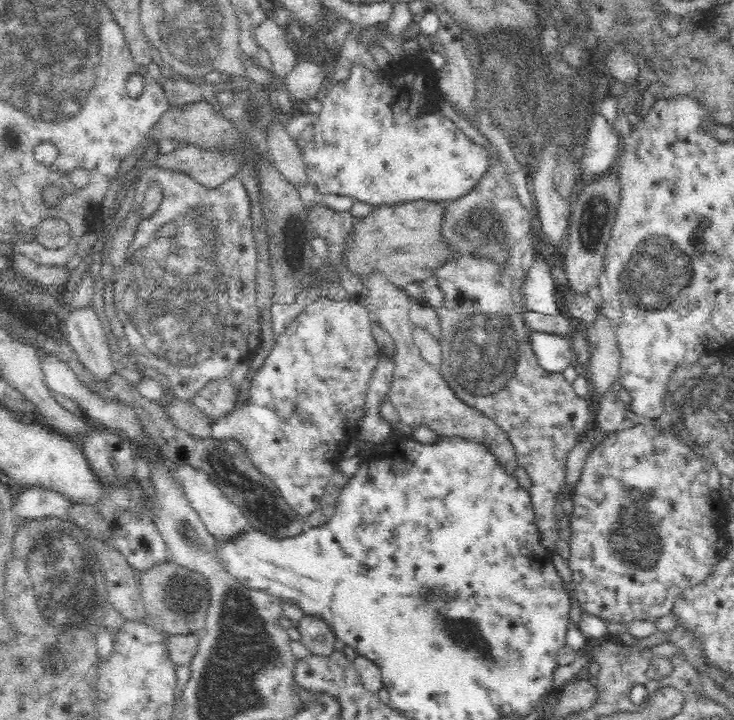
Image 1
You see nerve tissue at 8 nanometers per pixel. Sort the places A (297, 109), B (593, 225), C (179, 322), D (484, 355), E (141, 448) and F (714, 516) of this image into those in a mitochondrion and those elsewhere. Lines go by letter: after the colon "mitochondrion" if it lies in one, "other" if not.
A: other
B: mitochondrion
C: mitochondrion
D: mitochondrion
E: other
F: other

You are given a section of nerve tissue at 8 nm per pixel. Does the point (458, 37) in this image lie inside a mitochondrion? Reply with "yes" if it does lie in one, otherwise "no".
no

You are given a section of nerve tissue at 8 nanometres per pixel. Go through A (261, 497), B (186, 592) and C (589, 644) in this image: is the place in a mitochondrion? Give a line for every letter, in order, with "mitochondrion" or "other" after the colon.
A: mitochondrion
B: mitochondrion
C: other

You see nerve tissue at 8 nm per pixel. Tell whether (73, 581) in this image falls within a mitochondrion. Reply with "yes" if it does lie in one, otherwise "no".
yes

